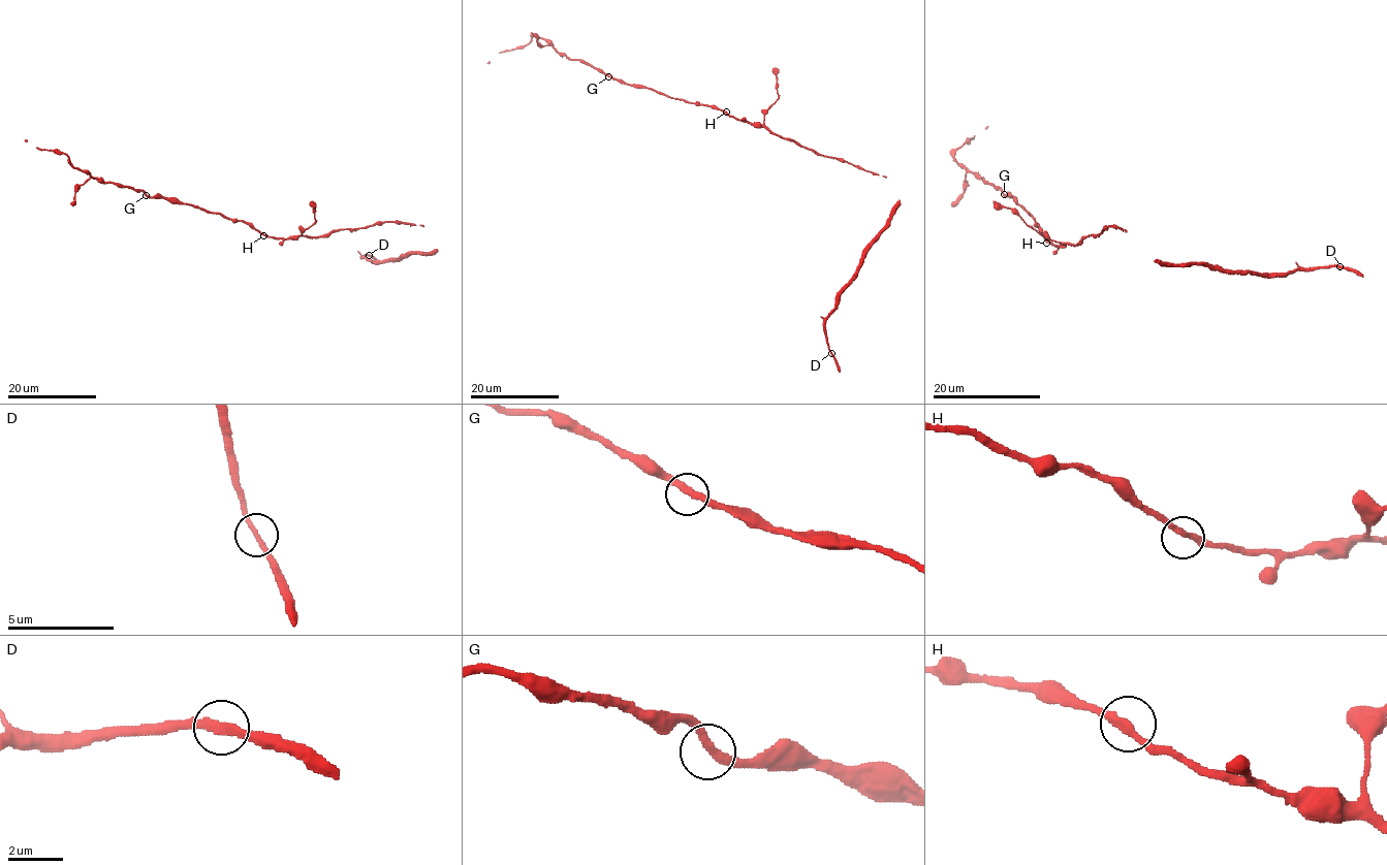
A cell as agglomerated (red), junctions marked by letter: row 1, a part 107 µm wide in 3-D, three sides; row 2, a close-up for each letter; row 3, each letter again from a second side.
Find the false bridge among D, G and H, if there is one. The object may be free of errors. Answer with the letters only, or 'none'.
none

